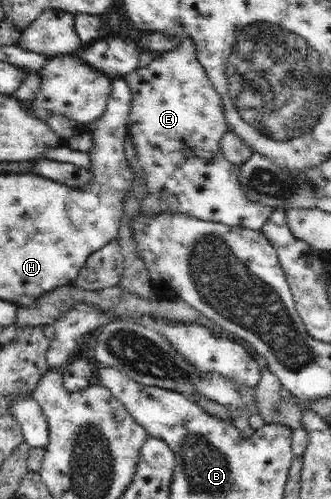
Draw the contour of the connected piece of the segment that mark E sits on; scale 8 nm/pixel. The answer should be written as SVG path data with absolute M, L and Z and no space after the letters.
M185 36L178 41L176 49L168 50L165 54L155 54L155 59L146 67L137 68L122 78L132 93L131 113L127 121L128 135L137 151L137 165L141 169L148 193L163 197L169 212L260 231L274 208L257 203L245 195L239 182L239 166L228 162L223 156L219 141L228 130L228 124L221 98L199 62L193 41Z

